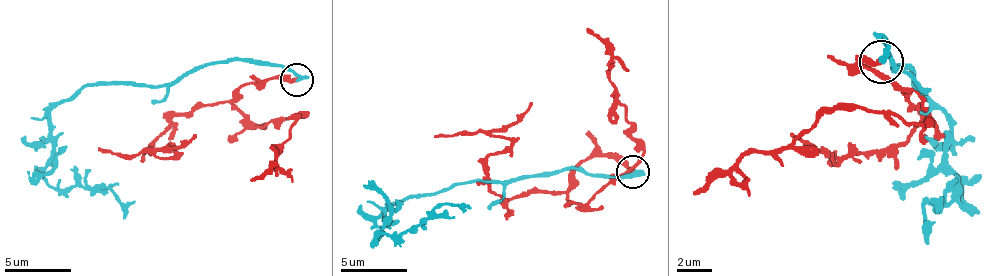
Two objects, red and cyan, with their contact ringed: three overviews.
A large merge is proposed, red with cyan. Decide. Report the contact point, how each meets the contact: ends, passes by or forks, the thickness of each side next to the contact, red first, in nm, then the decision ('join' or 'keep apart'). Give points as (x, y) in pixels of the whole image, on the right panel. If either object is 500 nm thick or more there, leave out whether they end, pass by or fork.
at (881, 62); red ends there; cyan ends there; 360 nm thick on the red side, 380 nm on the other; join

